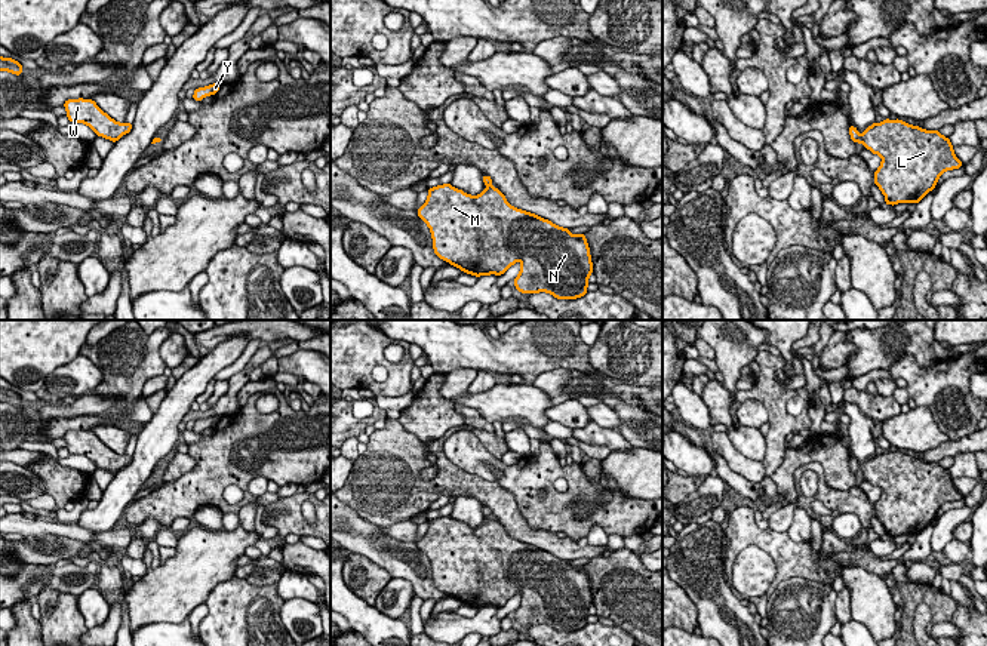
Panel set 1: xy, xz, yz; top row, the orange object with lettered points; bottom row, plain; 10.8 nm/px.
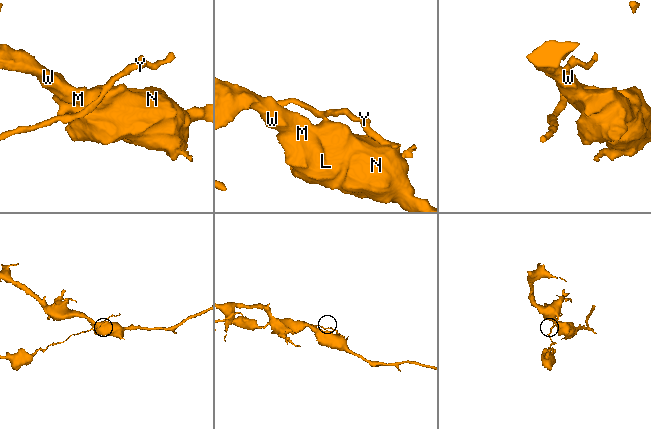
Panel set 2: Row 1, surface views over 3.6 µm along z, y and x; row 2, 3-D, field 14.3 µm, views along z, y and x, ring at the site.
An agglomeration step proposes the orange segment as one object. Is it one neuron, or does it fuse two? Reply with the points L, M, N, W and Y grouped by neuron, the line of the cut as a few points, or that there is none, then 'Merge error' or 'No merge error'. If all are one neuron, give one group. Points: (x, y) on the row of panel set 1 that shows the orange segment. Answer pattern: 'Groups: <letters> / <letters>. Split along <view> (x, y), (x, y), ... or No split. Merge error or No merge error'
Groups: L M N W / Y. Split along yz (861, 137), (858, 141). Merge error

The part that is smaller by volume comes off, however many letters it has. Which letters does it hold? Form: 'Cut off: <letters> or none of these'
Cut off: Y

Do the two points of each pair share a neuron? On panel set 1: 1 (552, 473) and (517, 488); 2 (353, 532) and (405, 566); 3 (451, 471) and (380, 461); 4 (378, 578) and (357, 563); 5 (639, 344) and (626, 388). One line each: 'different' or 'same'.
1: same
2: same
3: same
4: same
5: different

